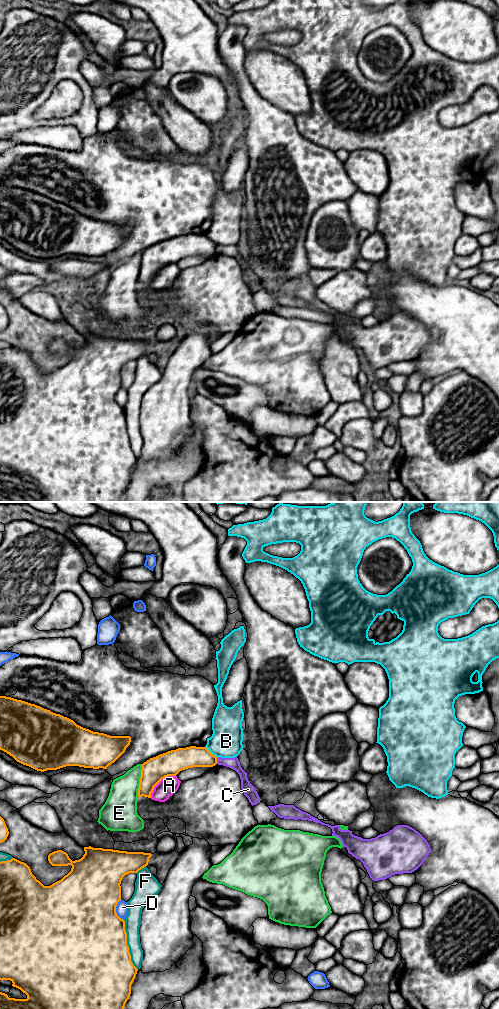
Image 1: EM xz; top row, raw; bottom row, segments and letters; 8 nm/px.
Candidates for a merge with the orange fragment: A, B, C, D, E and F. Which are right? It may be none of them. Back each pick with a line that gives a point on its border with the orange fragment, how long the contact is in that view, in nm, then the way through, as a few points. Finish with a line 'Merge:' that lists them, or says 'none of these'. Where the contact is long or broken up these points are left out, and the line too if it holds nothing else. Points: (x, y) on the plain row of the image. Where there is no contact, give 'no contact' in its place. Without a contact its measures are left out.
Merge: none of these

